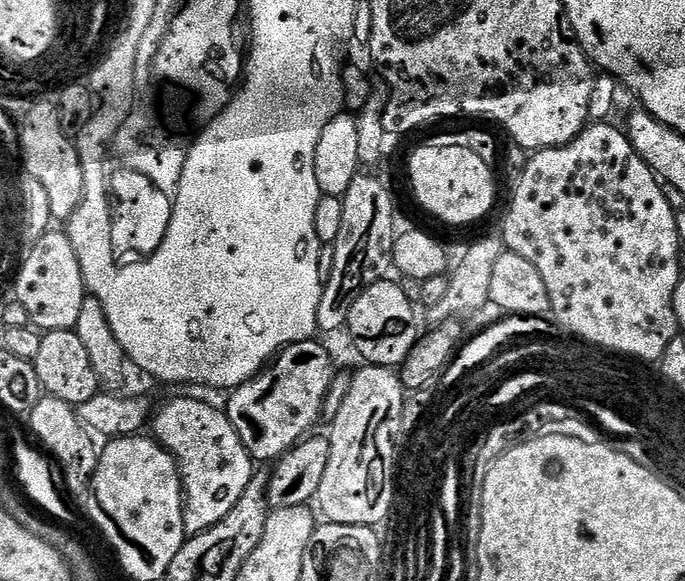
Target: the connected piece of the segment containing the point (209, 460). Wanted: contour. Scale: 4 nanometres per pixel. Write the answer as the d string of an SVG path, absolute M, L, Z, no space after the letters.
M176 396L155 409L150 428L157 442L175 456L180 468L180 481L184 483L185 533L194 537L218 526L238 506L238 498L250 486L254 471L252 456L238 430L234 430L227 411L220 409L219 412L214 405L192 396Z

